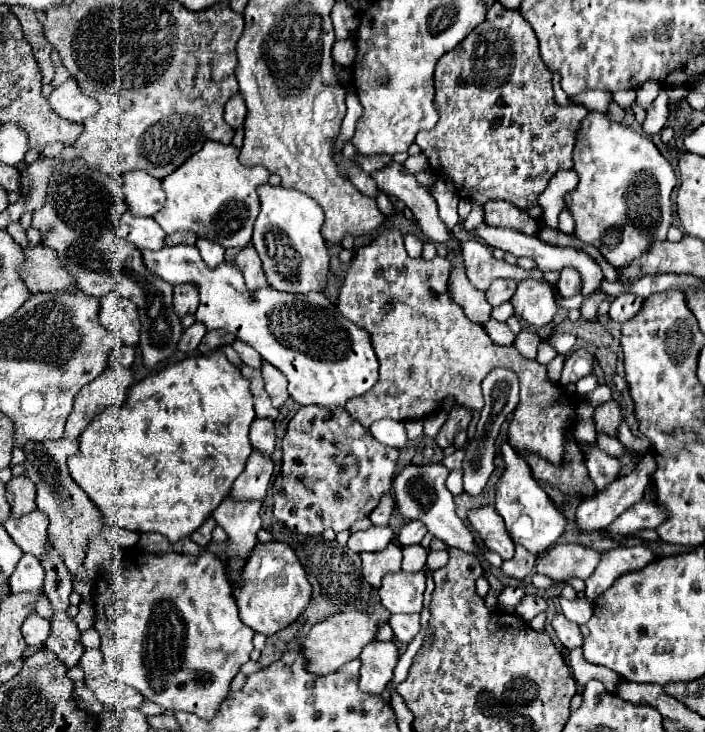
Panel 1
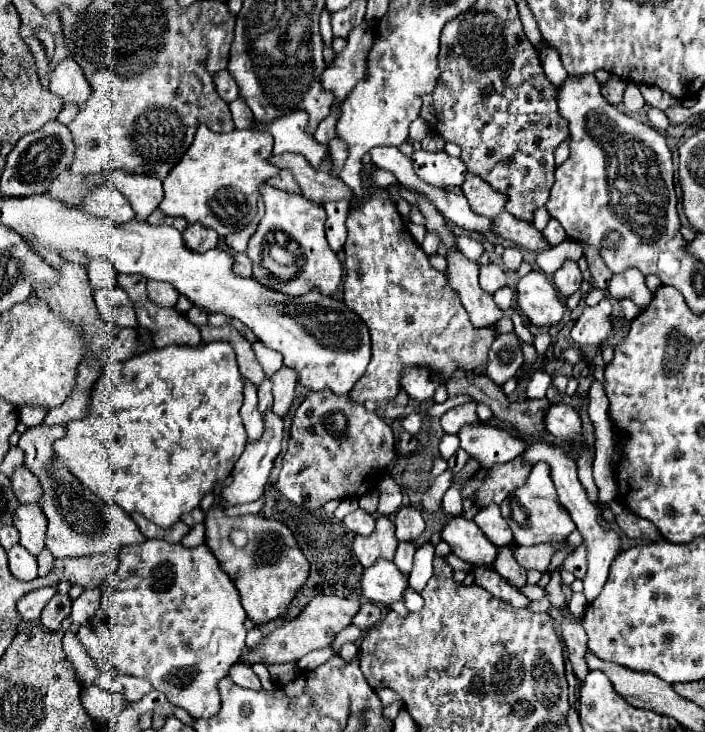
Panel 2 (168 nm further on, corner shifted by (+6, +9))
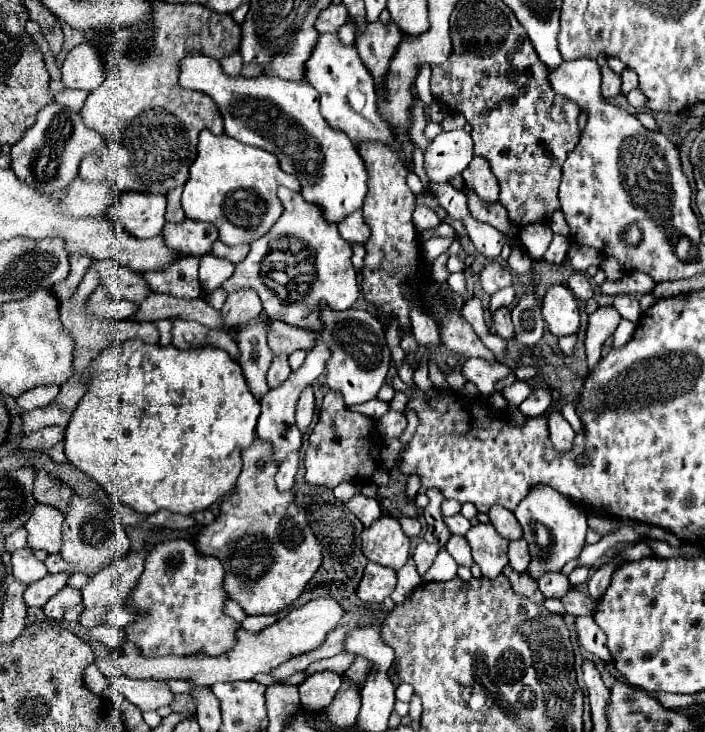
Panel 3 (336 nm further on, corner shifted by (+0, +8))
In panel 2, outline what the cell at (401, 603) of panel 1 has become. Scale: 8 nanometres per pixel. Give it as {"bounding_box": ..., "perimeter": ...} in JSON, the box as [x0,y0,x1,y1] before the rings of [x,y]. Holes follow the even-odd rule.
{"bounding_box":[362,559,408,605],"perimeter":[[[378,559],[372,567],[364,569],[362,573],[362,595],[378,605],[390,605],[398,601],[408,587],[408,579],[392,561]]]}

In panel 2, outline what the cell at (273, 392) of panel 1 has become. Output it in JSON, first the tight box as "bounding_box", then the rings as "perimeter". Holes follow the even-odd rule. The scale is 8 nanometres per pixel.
{"bounding_box":[272,367,298,417],"perimeter":[[[282,367],[272,377],[274,383],[274,407],[272,411],[280,417],[286,417],[290,413],[290,407],[296,399],[296,387],[298,387],[298,375],[290,367]]]}

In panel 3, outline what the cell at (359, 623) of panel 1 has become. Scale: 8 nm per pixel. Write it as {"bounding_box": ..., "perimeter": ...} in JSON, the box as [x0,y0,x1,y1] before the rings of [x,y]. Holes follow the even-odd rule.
{"bounding_box":[110,596,346,686],"perimeter":[[[324,596],[310,600],[306,606],[296,608],[288,612],[284,618],[280,618],[276,624],[264,628],[258,634],[250,634],[246,630],[238,630],[238,644],[234,646],[234,652],[208,658],[208,656],[186,656],[186,658],[176,658],[176,656],[166,656],[166,658],[142,658],[138,656],[138,648],[134,644],[126,642],[124,644],[124,654],[110,654],[110,664],[118,670],[118,674],[126,674],[130,678],[190,678],[198,684],[212,686],[216,682],[236,682],[236,680],[250,680],[256,674],[268,674],[274,670],[278,664],[304,654],[308,650],[318,648],[324,642],[324,636],[338,626],[338,622],[344,618],[346,610],[336,598]]]}

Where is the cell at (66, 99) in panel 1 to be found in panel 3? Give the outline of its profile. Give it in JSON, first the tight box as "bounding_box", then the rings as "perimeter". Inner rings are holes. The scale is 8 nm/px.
{"bounding_box":[62,44,104,92],"perimeter":[[[80,44],[68,52],[62,64],[62,82],[66,88],[92,92],[102,84],[102,80],[104,80],[102,62],[94,46]]]}

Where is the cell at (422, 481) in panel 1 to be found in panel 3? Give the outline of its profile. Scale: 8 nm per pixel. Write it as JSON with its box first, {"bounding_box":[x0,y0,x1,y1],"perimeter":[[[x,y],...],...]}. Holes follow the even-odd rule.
{"bounding_box":[466,524,508,578],"perimeter":[[[492,524],[472,526],[466,534],[466,540],[472,548],[472,558],[480,566],[482,576],[494,578],[502,574],[502,568],[508,564],[508,540],[502,540],[502,536],[498,536]]]}

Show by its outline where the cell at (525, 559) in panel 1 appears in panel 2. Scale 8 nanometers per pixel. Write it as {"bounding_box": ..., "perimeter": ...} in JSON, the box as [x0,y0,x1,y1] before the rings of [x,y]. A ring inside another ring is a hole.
{"bounding_box":[494,547,526,589],"perimeter":[[[500,547],[498,559],[494,561],[494,569],[516,589],[520,589],[522,585],[526,585],[526,571],[516,563],[512,547]]]}

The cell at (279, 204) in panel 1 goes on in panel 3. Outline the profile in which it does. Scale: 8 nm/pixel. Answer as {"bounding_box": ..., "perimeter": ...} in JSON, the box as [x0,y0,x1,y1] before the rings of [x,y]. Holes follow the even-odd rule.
{"bounding_box":[228,186,358,330],"perimeter":[[[284,186],[278,188],[278,198],[284,206],[282,218],[276,220],[268,234],[250,242],[250,252],[244,262],[236,264],[228,288],[232,294],[242,288],[242,284],[250,284],[272,320],[320,330],[316,318],[320,300],[326,300],[332,310],[346,310],[358,298],[356,270],[350,262],[352,248],[342,240],[338,224],[324,218],[324,210],[318,204],[302,200],[300,192],[292,192]]]}

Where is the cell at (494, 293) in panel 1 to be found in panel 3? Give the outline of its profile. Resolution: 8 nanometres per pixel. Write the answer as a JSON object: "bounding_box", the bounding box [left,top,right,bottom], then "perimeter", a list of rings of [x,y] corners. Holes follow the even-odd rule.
{"bounding_box":[480,262,512,294],"perimeter":[[[488,262],[482,272],[480,272],[480,282],[482,282],[482,288],[488,292],[488,294],[494,294],[506,286],[512,286],[512,274],[510,270],[500,264],[500,262]]]}

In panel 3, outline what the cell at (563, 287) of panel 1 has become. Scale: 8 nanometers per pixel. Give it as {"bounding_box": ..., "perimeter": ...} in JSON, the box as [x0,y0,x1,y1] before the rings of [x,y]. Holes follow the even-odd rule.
{"bounding_box":[566,272,592,300],"perimeter":[[[572,272],[566,280],[570,292],[578,298],[578,300],[588,300],[592,298],[592,284],[588,280],[588,276],[584,272]]]}

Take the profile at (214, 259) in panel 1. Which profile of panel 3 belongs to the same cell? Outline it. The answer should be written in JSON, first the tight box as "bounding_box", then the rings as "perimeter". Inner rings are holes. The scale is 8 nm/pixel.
{"bounding_box":[166,220,218,256],"perimeter":[[[184,220],[178,224],[166,224],[166,244],[178,248],[178,252],[188,256],[204,256],[212,250],[212,244],[218,240],[218,228],[210,222]]]}

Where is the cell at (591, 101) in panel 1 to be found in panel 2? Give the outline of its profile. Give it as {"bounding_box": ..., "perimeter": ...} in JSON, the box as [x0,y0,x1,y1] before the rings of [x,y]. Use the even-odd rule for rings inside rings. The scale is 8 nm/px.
{"bounding_box":[538,39,568,87],"perimeter":[[[542,39],[542,49],[540,49],[538,57],[540,57],[540,63],[542,63],[544,73],[546,73],[546,77],[550,79],[550,83],[552,83],[554,87],[560,87],[560,83],[564,83],[564,79],[566,79],[568,75],[566,75],[566,71],[564,71],[564,67],[562,67],[562,61],[560,61],[560,57],[558,57],[558,51],[552,49],[552,47]]]}

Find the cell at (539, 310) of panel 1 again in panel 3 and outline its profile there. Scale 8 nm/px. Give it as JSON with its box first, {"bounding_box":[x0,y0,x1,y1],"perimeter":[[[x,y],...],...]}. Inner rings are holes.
{"bounding_box":[542,284,580,336],"perimeter":[[[554,284],[550,286],[544,296],[542,296],[542,316],[550,328],[552,334],[556,336],[566,336],[566,334],[576,334],[580,326],[580,314],[578,314],[578,304],[572,292],[562,286]]]}

